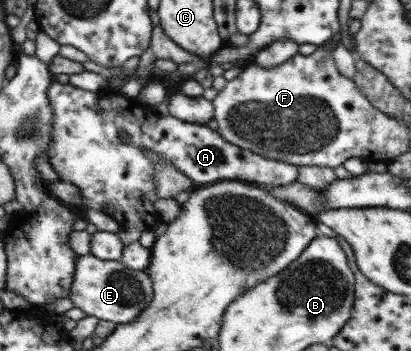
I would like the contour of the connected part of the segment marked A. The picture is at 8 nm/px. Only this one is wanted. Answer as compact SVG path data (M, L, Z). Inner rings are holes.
M52 80L48 86L47 98L52 109L50 131L52 140L46 152L50 166L60 181L73 184L75 204L84 211L101 212L118 224L118 232L115 235L123 246L137 242L143 232L150 231L153 225L159 222L158 212L152 208L157 196L152 182L155 170L149 159L149 153L156 153L159 158L173 164L173 167L189 178L193 184L210 185L210 182L216 180L242 180L255 184L286 186L296 180L296 165L237 148L224 141L217 131L211 130L206 124L186 123L169 115L158 116L151 109L152 106L137 102L134 98L124 98L119 90L86 92L70 84L59 84ZM118 130L124 130L126 143L120 141Z

